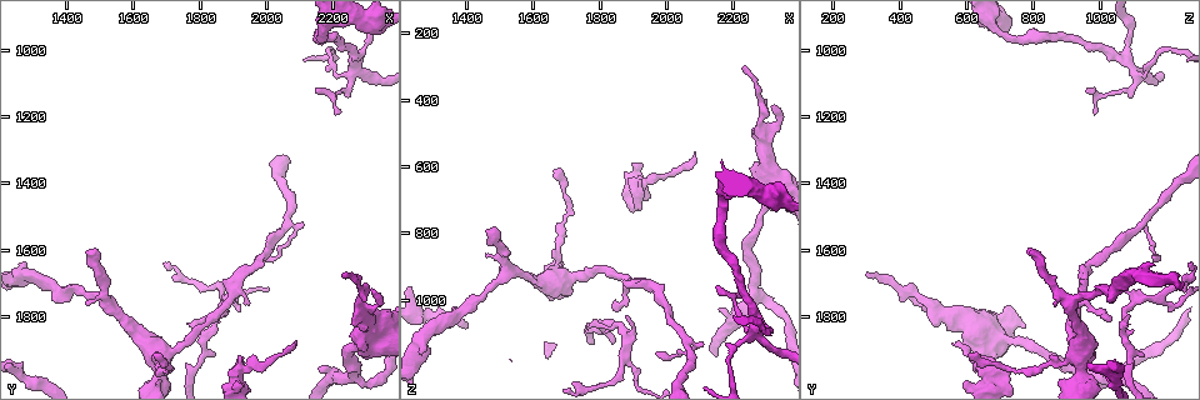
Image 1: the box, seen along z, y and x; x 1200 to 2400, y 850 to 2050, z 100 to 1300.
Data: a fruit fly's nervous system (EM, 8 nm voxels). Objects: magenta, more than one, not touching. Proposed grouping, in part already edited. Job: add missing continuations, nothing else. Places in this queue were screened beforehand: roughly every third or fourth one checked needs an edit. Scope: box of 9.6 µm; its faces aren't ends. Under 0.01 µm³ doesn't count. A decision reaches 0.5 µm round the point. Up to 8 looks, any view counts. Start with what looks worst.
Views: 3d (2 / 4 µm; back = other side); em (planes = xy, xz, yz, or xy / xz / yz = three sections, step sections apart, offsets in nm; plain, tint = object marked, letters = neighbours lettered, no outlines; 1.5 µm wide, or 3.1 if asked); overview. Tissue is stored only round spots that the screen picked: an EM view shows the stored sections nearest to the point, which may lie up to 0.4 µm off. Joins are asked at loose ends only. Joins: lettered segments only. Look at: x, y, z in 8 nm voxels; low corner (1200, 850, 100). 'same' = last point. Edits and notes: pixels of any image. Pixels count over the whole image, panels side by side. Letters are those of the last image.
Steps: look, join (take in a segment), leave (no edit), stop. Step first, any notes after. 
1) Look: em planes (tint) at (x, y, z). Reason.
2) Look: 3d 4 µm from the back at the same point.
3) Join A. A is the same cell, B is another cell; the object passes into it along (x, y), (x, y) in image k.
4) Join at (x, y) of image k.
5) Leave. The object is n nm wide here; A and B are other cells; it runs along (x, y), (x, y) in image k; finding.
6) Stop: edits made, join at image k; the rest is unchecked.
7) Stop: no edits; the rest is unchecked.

Look: em yz step 4 (tint) at (1470, 1610, 800). Free end.

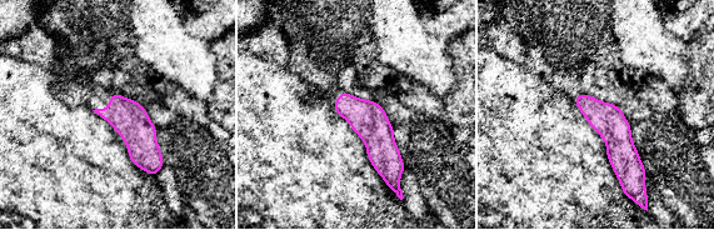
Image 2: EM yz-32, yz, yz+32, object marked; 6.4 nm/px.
Look: em planes (letters) at the same point. Cut it another way.

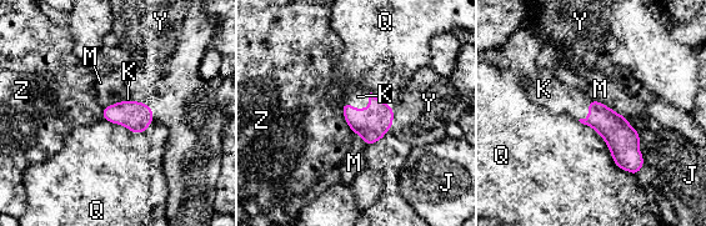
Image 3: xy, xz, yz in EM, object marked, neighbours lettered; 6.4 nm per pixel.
Join K. The object is 190 nm wide here; K is the same cell, J, M, Q, Y and Z are other cells; it goes on there.

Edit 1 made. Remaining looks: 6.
Look: em planes (tint) at (2090, 1880, 570). Thin end.

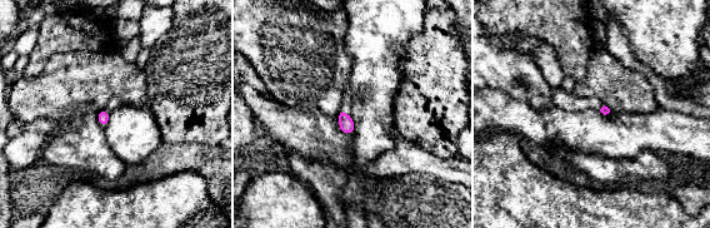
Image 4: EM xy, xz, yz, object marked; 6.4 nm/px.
Look: em planes (letters) at the same point. See the neighbours.

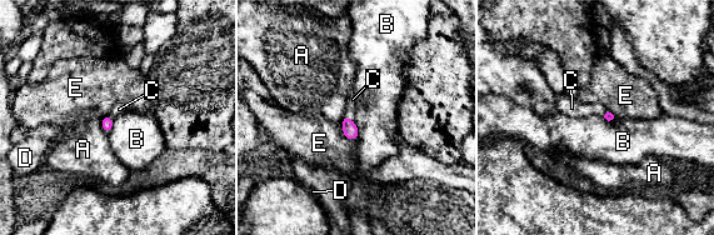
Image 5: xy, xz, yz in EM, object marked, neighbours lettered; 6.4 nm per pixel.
Join C. C is the same cell, A, B, D and E are other cells; the object passes into it along (350, 131), (349, 118), (353, 99) in image 5; the neuron continues.

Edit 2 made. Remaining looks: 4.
Look: em yz step 8 (letters) at (1760, 1820, 1080). An open end.

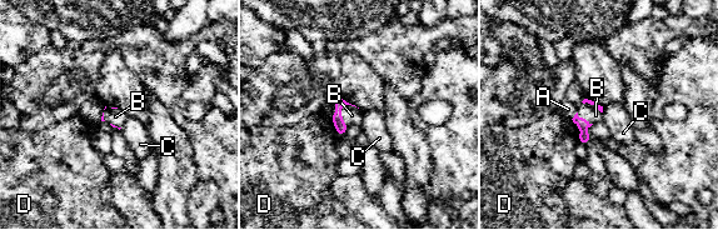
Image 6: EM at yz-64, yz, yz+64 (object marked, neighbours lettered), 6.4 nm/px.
Leave. A, B, C and D are other cells; a border runs along (343, 104), (342, 119), (349, 125) in image 6; no lettered segment goes on from it.

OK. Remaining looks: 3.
Stop: edits made, join at image 3, join at image 5; the rest is unchecked.

